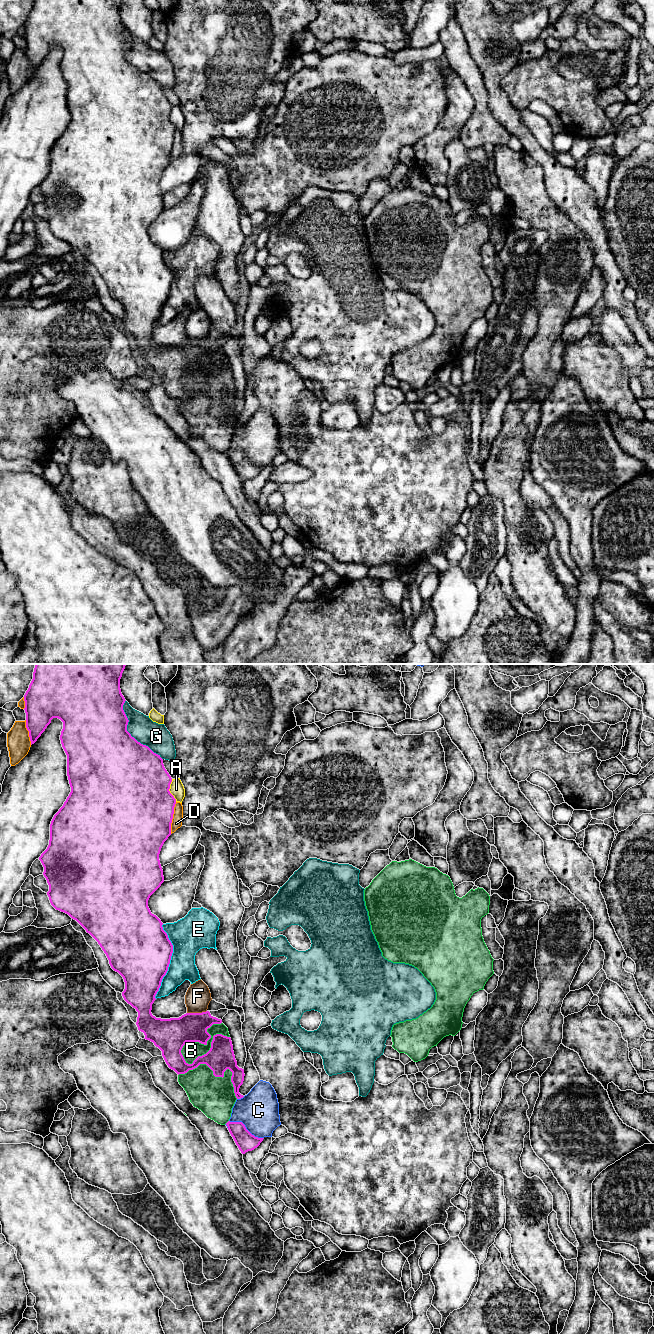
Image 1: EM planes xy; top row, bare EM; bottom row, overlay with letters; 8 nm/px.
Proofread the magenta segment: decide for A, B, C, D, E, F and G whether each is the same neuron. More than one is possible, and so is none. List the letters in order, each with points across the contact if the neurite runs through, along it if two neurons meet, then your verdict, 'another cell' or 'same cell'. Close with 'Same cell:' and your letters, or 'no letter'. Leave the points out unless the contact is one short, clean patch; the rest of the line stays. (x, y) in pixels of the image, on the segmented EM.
A: another cell
B: same cell
C: another cell
D: another cell
E: another cell
F: border xy (206, 1010), (187, 1013); another cell
G: another cell
Same cell: B

